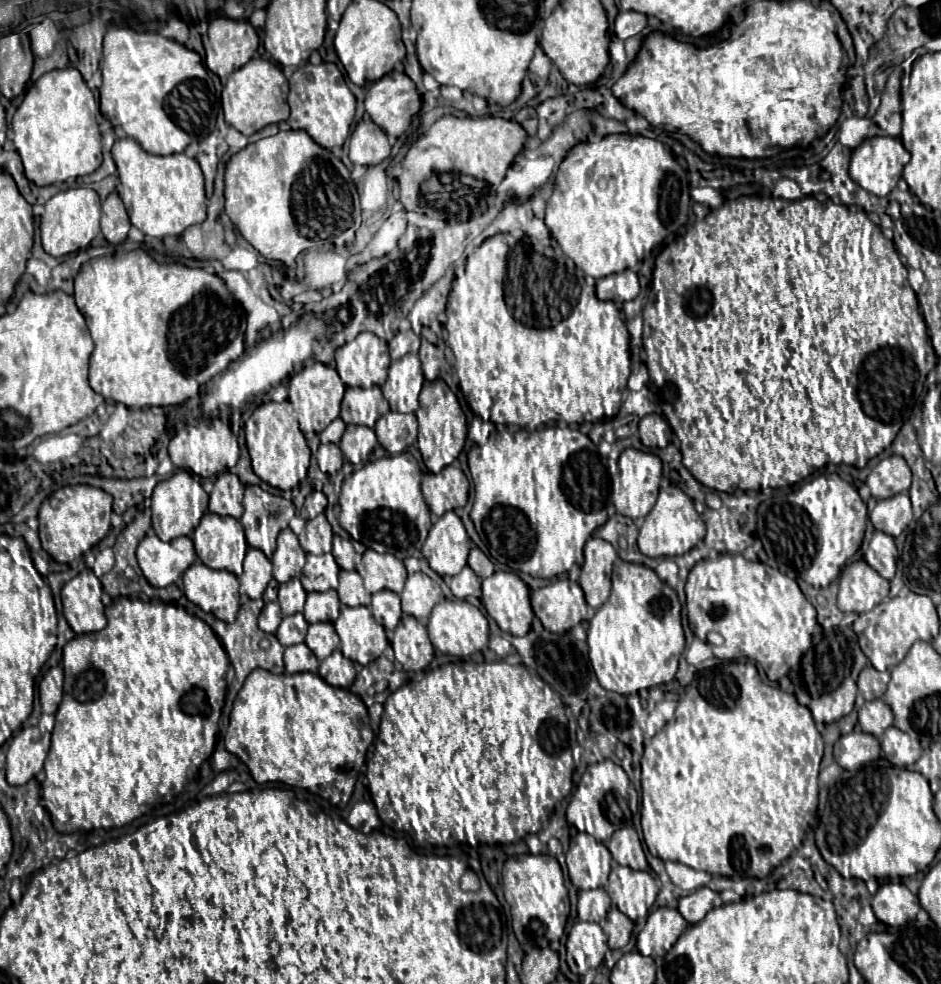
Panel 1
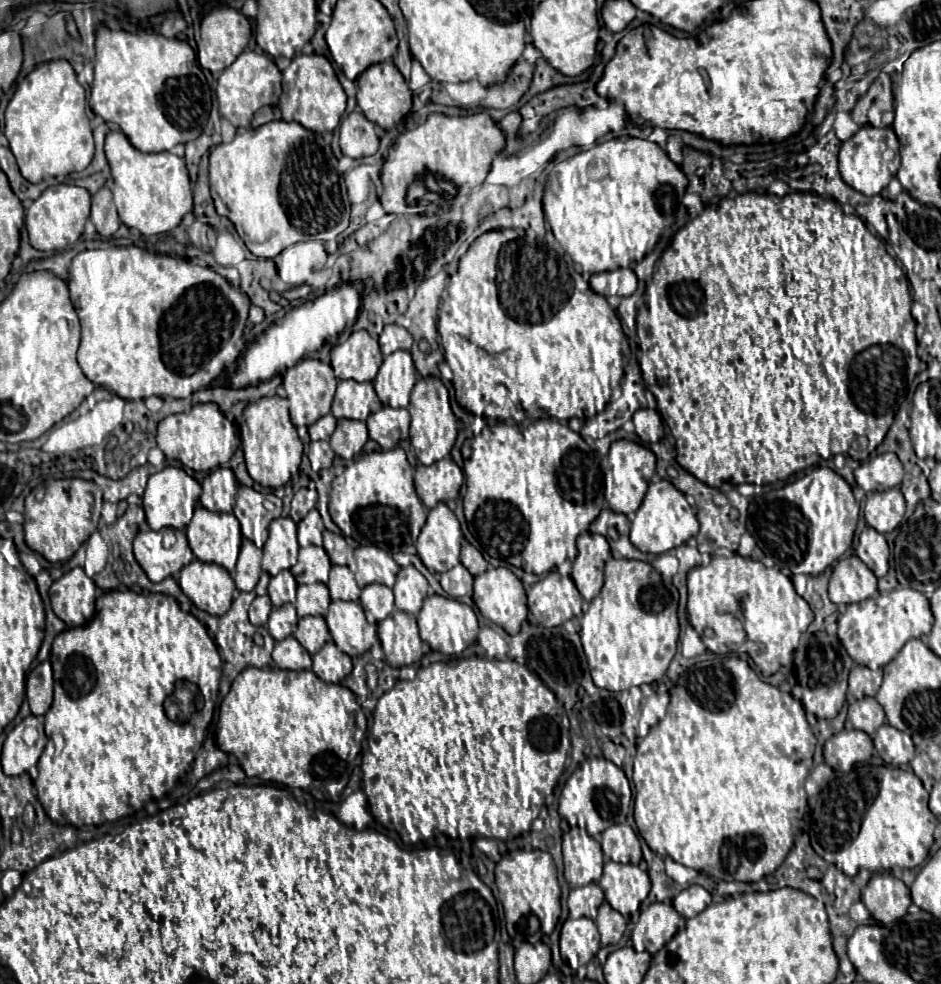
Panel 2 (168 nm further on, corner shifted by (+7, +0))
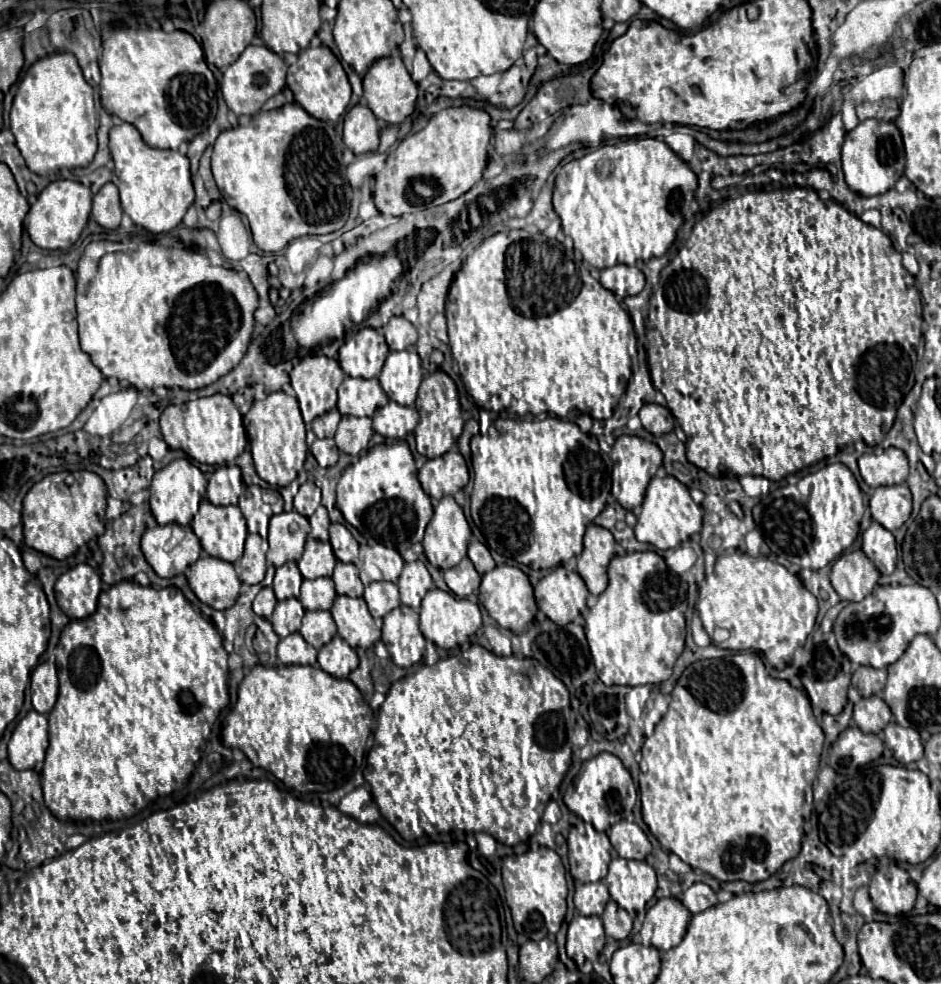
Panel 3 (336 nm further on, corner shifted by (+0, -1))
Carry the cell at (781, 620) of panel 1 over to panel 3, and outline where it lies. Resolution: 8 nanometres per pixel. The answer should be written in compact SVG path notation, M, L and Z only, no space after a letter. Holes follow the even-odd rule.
M737 551L717 557L713 573L707 575L705 587L699 589L697 611L714 645L763 653L775 669L783 669L815 627L817 599L783 565Z

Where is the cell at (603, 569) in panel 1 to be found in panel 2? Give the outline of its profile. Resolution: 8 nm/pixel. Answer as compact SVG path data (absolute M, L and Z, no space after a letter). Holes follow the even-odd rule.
M582 532L576 546L578 546L578 556L574 560L572 580L578 592L582 594L582 598L590 602L602 590L604 564L612 554L606 538L592 532Z

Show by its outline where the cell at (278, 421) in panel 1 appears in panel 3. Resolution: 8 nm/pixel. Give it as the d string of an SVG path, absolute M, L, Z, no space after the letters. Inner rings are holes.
M277 391L267 395L263 401L255 401L247 415L243 415L243 425L249 437L253 461L257 475L275 487L285 487L297 479L307 457L305 443L305 423L295 397Z

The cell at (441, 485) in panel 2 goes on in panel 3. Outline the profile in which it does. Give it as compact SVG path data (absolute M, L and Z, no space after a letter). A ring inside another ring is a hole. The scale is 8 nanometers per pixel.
M451 449L441 457L429 459L419 469L419 481L423 485L423 491L433 499L455 495L467 485L469 479L469 468L457 449Z

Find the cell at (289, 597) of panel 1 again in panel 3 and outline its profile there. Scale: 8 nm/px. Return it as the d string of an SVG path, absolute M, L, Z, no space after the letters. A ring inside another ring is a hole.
M295 561L285 563L283 567L279 567L279 569L275 571L275 579L273 579L275 597L277 597L279 601L291 599L291 597L299 597L301 581L303 581L303 575L301 575L297 563L295 563Z

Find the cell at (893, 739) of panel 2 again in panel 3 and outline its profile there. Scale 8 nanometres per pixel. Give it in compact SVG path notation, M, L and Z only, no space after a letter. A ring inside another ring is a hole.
M891 721L883 729L883 743L887 749L893 751L893 757L903 765L915 763L923 757L923 743L919 731L905 729L895 721Z

